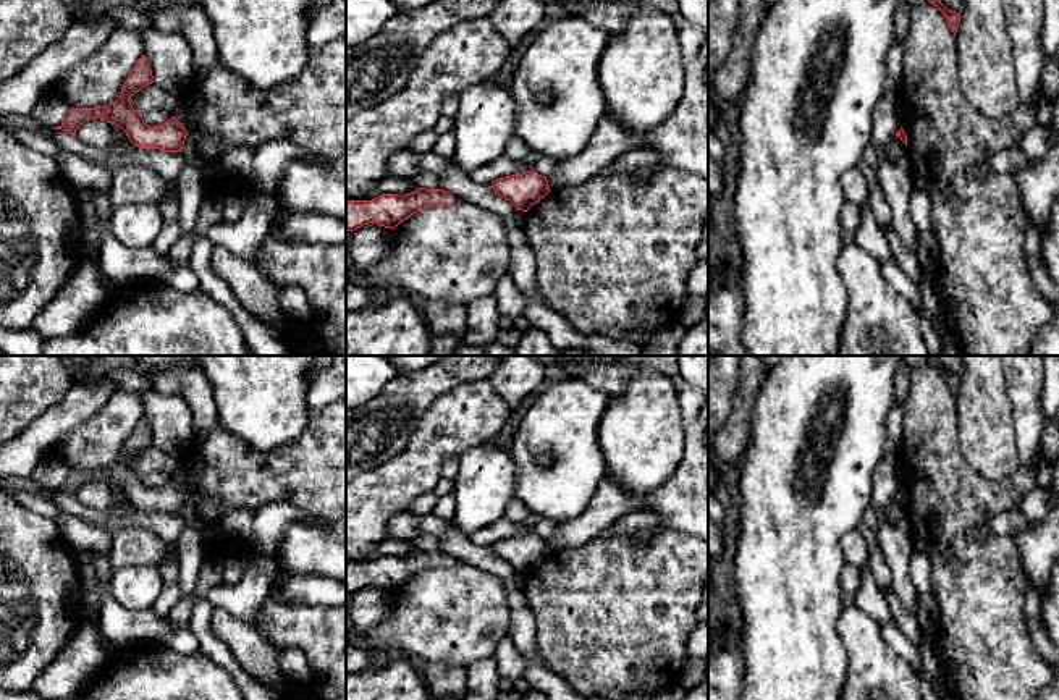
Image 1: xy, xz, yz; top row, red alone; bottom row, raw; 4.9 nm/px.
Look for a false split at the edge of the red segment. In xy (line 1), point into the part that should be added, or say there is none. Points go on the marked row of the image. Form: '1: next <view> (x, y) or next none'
1: next none

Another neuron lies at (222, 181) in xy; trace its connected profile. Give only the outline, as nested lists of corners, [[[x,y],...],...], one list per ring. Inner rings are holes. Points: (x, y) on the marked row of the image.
[[[218,162],[209,163],[202,173],[207,175],[205,183],[218,199],[230,192],[241,194],[243,191],[243,176],[222,168]]]

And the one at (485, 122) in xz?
[[[488,81],[458,94],[454,163],[470,173],[500,158],[516,136],[517,107],[508,89]]]

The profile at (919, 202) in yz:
[[[912,189],[909,197],[909,215],[918,231],[931,230],[931,199],[923,189]]]

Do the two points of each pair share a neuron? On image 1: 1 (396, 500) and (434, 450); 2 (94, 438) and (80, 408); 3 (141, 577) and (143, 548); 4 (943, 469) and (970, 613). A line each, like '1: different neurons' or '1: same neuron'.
1: same neuron
2: different neurons
3: different neurons
4: same neuron

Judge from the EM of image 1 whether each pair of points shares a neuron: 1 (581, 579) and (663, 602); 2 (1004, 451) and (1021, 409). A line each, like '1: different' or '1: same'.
1: same
2: different

